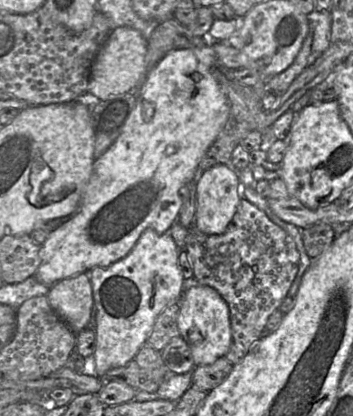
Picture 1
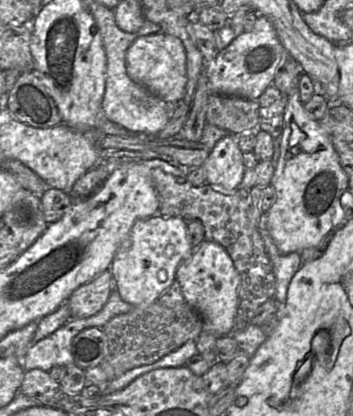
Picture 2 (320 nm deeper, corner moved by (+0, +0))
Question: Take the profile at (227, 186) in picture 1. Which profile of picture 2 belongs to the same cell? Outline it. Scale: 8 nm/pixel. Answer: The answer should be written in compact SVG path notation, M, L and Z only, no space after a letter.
M230 135L216 143L202 165L206 182L226 190L240 187L245 166L243 153L238 146L238 136Z

